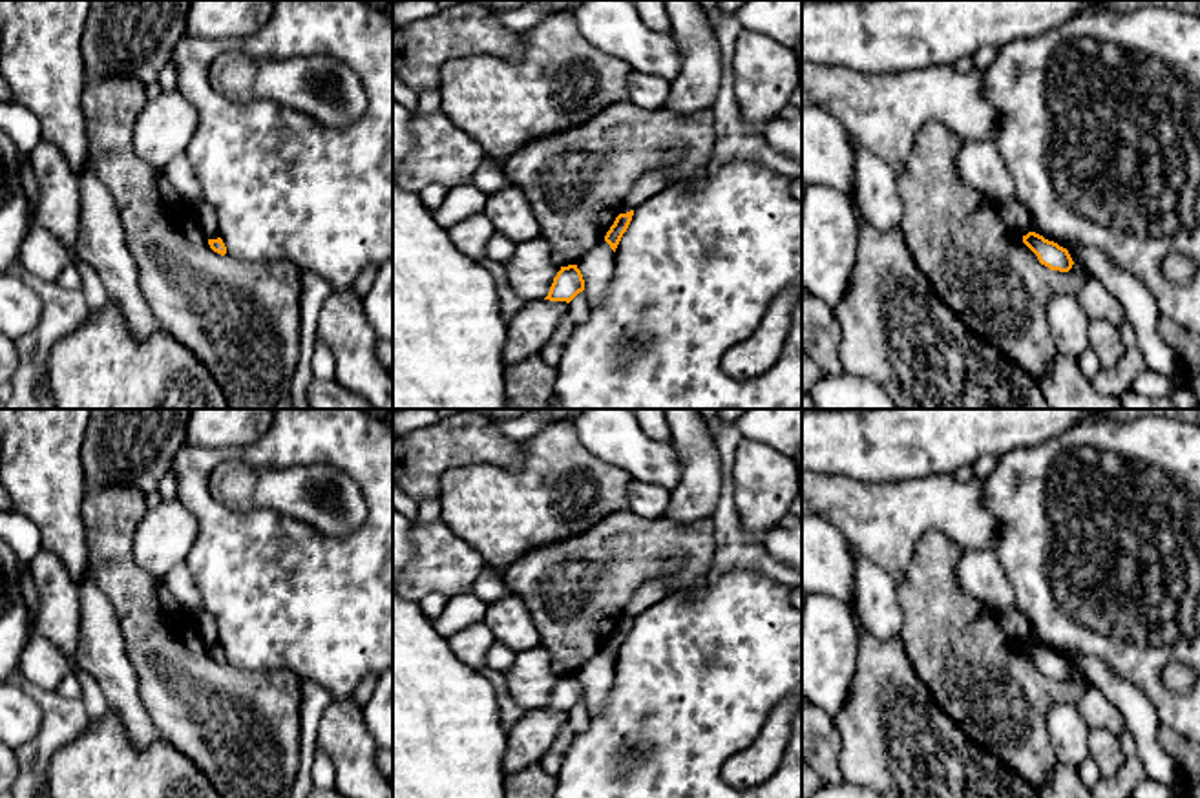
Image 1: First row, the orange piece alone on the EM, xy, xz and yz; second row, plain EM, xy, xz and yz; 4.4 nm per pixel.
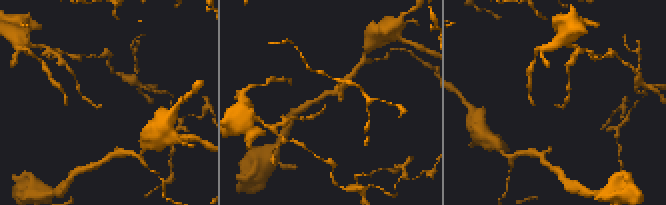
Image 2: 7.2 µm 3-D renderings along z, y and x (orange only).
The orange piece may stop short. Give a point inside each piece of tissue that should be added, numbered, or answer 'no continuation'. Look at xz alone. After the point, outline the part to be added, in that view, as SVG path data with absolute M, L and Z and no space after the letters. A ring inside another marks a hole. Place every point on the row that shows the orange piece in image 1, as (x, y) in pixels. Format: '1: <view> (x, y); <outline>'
no continuation

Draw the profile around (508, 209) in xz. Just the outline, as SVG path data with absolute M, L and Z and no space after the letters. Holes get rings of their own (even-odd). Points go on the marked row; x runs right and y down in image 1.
M506 184L488 197L482 210L495 230L515 245L541 237L541 228L526 194L517 184Z

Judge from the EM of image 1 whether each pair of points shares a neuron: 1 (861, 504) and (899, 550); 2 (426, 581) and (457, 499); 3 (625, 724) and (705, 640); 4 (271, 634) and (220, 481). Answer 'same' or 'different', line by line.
1: same
2: different
3: same
4: different

